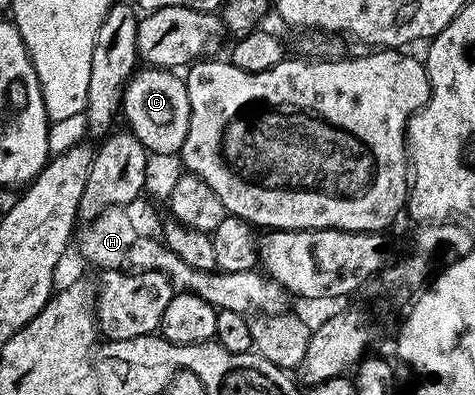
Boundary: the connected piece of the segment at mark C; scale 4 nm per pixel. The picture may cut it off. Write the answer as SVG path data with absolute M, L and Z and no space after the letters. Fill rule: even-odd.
M138 68L125 84L120 112L123 121L125 117L129 124L126 125L128 132L133 133L150 154L158 153L161 157L180 154L187 139L187 127L191 127L191 99L187 99L184 76L168 69Z

